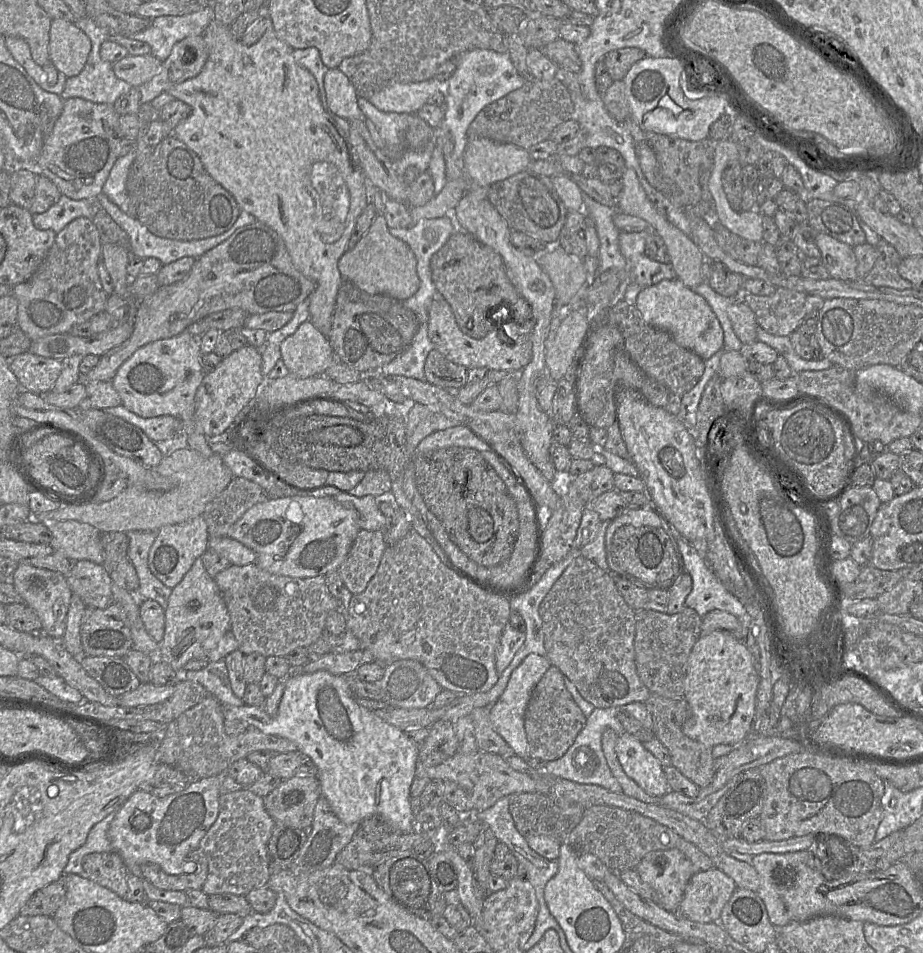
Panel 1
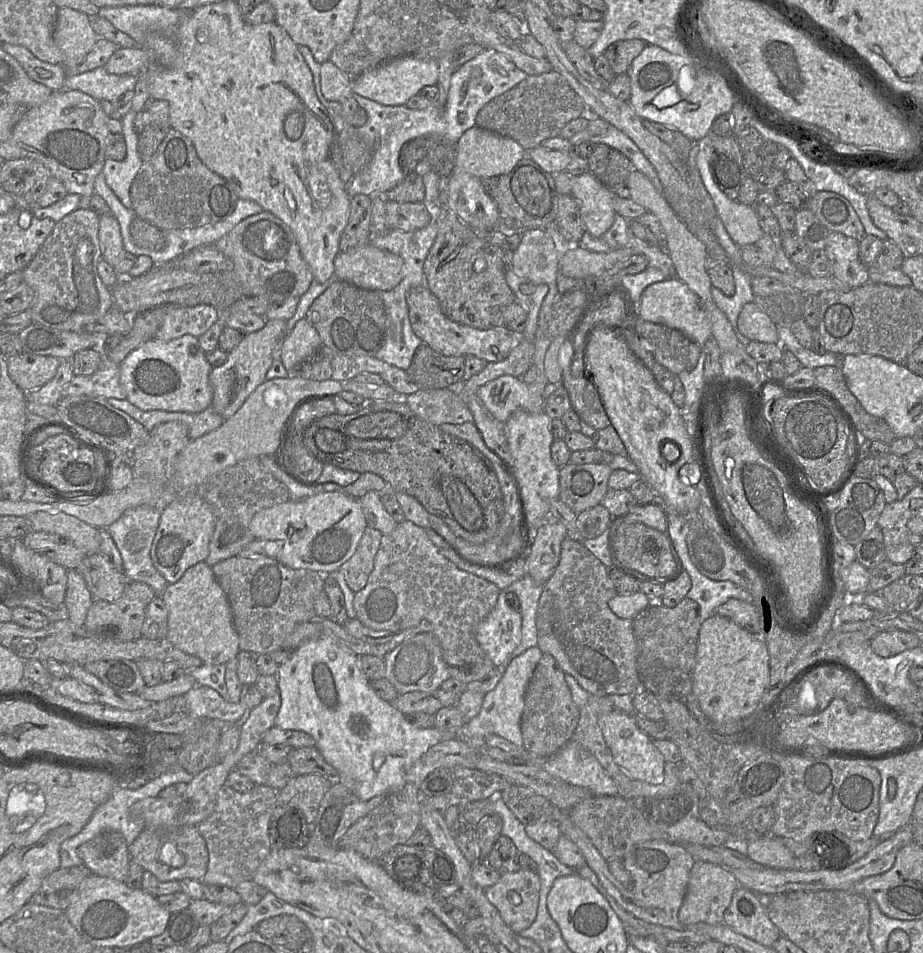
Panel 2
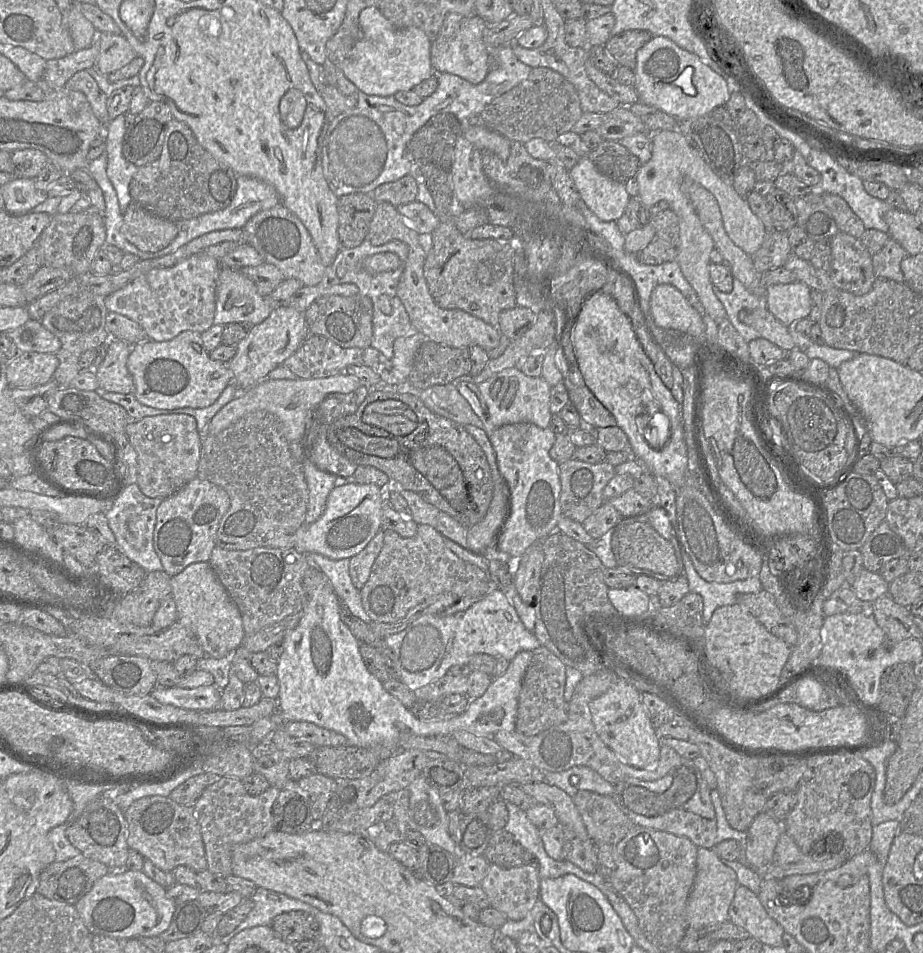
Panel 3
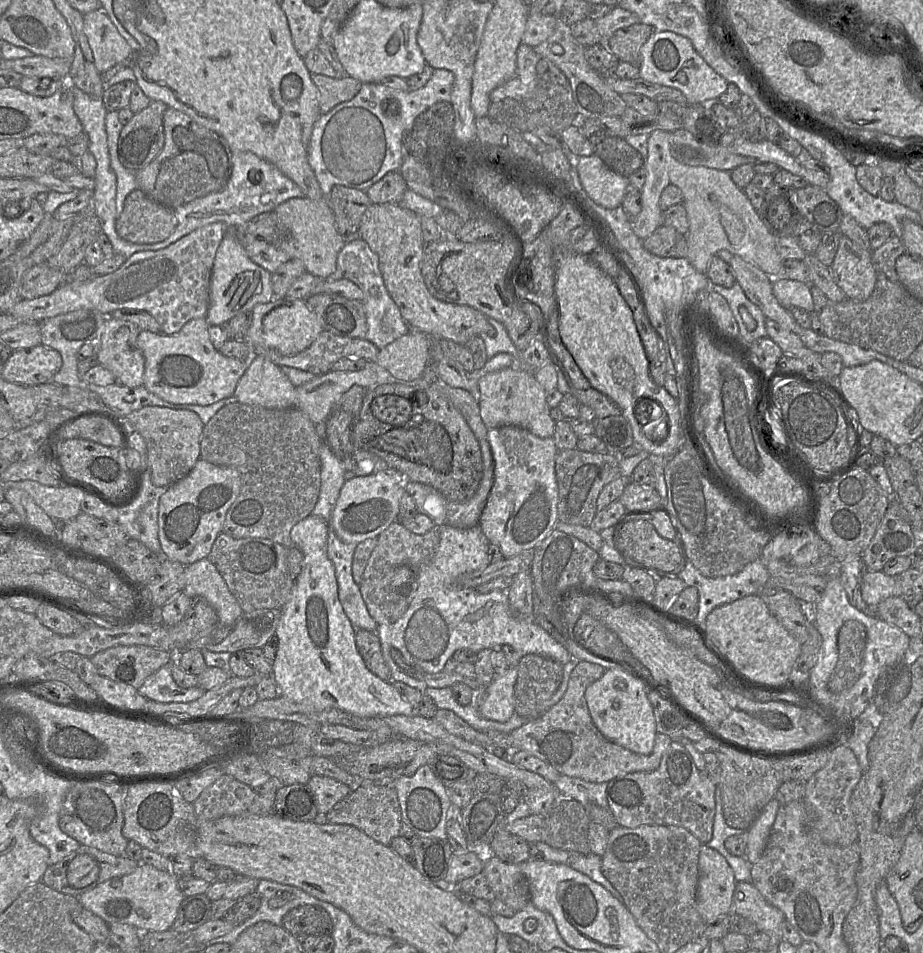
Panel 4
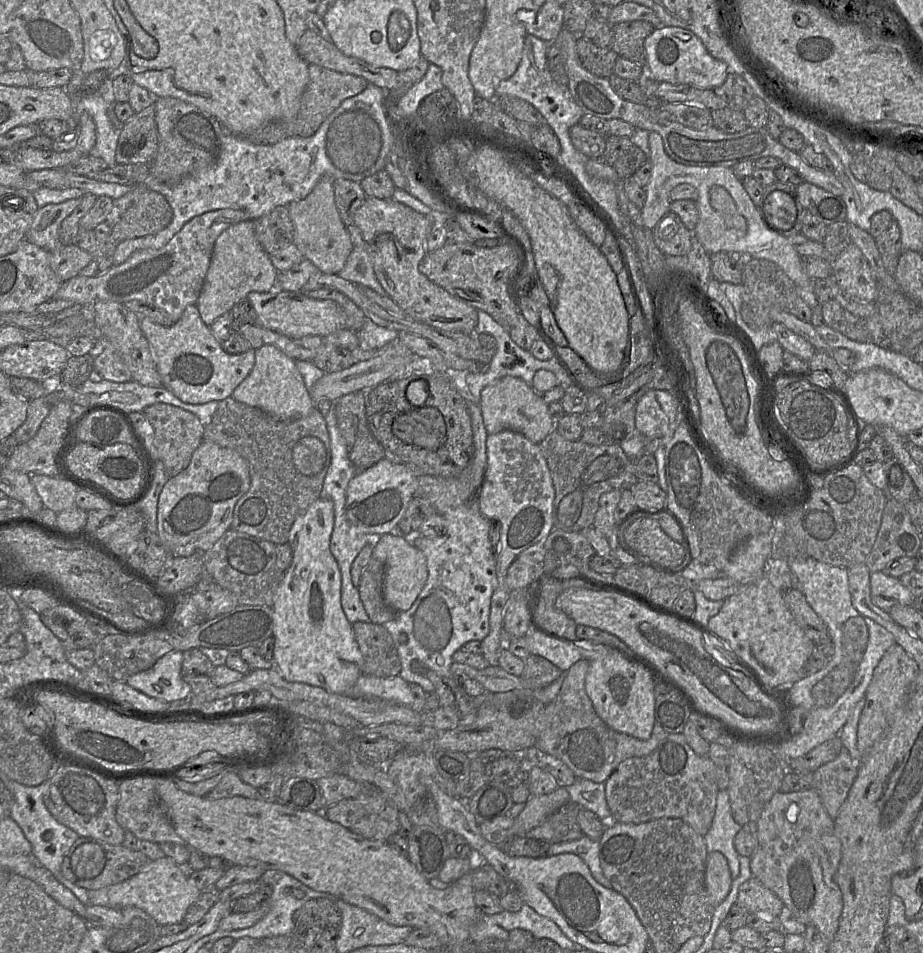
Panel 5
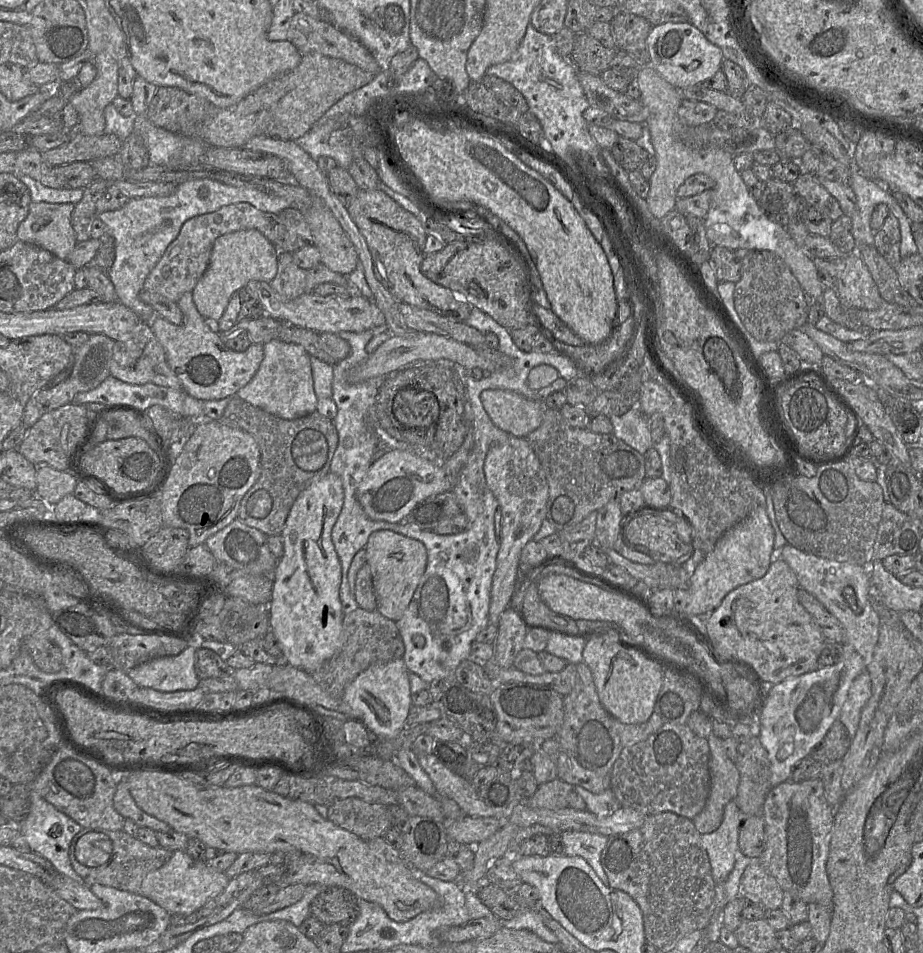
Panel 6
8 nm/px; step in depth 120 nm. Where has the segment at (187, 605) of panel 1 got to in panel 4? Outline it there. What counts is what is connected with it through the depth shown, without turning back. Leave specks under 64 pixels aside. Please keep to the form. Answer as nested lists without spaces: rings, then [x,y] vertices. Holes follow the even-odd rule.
[[[207,558],[186,566],[182,592],[190,598],[204,598],[215,610],[220,625],[232,625],[243,614],[225,581]]]

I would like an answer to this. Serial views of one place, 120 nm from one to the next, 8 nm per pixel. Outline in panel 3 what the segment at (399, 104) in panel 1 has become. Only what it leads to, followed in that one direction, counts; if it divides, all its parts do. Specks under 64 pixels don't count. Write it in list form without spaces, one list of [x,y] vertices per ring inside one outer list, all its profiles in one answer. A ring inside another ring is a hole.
[[[367,7],[359,15],[361,36],[340,69],[358,90],[368,95],[394,96],[397,92],[413,90],[419,83],[436,75],[431,64],[431,41],[426,33],[416,27],[395,28],[376,7]]]

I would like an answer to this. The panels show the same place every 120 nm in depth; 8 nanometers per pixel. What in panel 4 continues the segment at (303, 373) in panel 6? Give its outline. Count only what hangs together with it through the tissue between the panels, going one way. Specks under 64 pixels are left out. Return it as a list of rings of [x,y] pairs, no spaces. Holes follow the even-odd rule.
[[[253,354],[236,385],[233,399],[268,409],[295,408],[296,387],[281,367],[264,355]]]

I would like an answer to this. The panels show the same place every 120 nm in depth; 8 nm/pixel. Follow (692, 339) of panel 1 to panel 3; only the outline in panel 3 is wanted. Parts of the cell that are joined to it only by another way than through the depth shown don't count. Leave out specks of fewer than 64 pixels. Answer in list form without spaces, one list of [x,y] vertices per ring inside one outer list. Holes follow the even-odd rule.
[[[670,284],[656,286],[650,297],[650,313],[661,328],[680,331],[700,342],[704,336],[703,314]]]

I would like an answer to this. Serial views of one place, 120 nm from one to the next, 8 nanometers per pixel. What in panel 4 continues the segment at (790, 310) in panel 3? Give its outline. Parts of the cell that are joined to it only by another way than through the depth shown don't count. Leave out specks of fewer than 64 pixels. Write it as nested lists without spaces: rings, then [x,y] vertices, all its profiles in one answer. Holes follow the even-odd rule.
[[[773,278],[772,291],[779,304],[789,310],[801,308],[808,312],[814,311],[811,286],[803,282],[785,278]]]

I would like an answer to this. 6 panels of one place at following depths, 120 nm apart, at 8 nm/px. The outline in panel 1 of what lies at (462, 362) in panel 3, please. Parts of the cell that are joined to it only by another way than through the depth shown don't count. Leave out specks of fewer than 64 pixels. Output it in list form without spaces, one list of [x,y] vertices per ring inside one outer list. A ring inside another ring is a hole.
[[[435,349],[427,356],[424,374],[426,382],[442,389],[466,385],[467,368],[447,360]]]

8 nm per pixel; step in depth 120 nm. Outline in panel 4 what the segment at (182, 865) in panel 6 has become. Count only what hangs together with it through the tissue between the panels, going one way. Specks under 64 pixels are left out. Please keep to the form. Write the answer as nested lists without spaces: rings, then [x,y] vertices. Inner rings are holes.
[[[140,864],[131,874],[108,879],[81,894],[78,900],[83,908],[103,919],[107,924],[128,924],[140,932],[162,932],[171,929],[185,895],[173,873]]]

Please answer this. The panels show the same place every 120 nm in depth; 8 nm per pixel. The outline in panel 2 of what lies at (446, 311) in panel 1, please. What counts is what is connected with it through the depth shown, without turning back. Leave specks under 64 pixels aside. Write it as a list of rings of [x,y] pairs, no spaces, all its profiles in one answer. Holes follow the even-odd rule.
[[[426,285],[410,289],[406,300],[409,320],[414,333],[423,343],[444,356],[473,355],[488,363],[500,362],[509,355],[520,337],[505,329],[479,330],[450,320],[443,313],[437,297]]]

